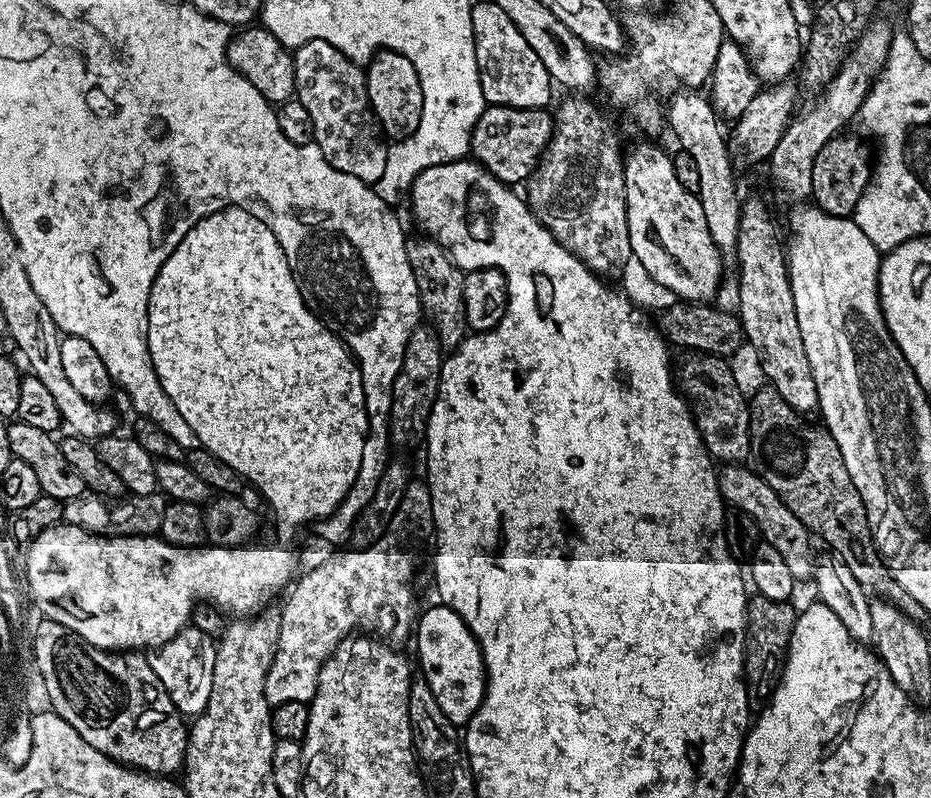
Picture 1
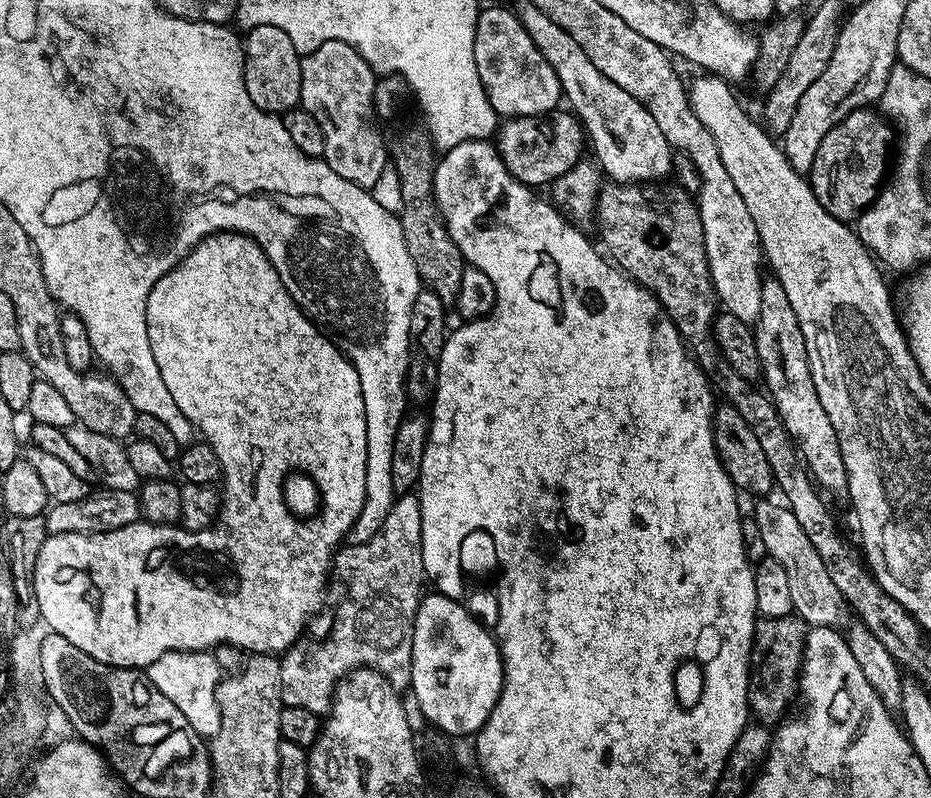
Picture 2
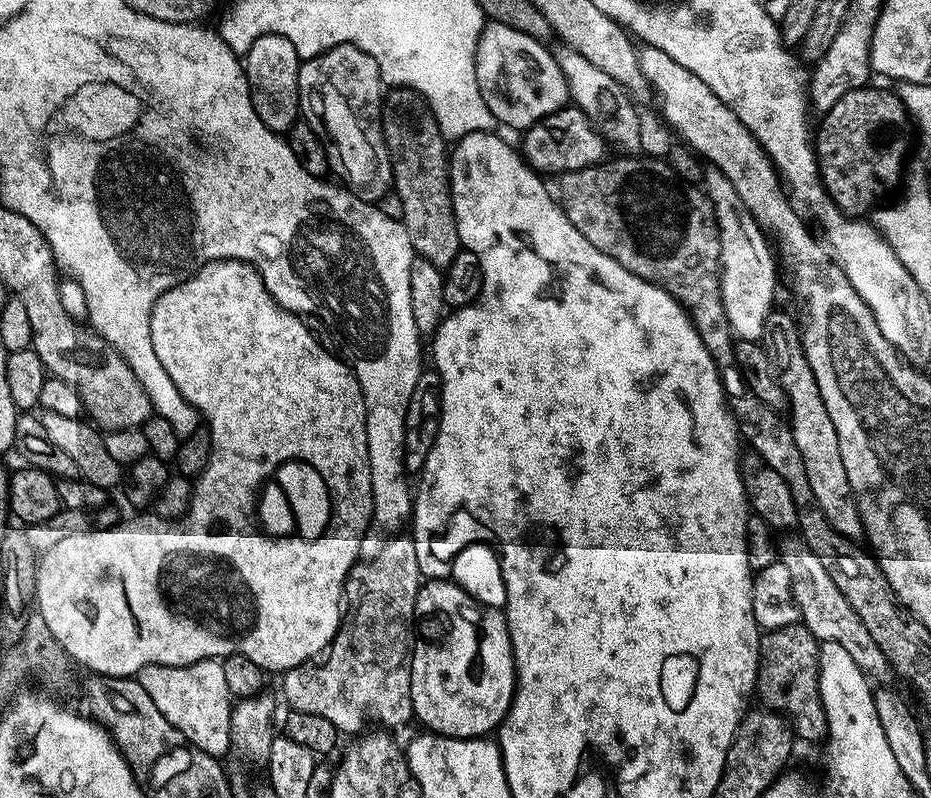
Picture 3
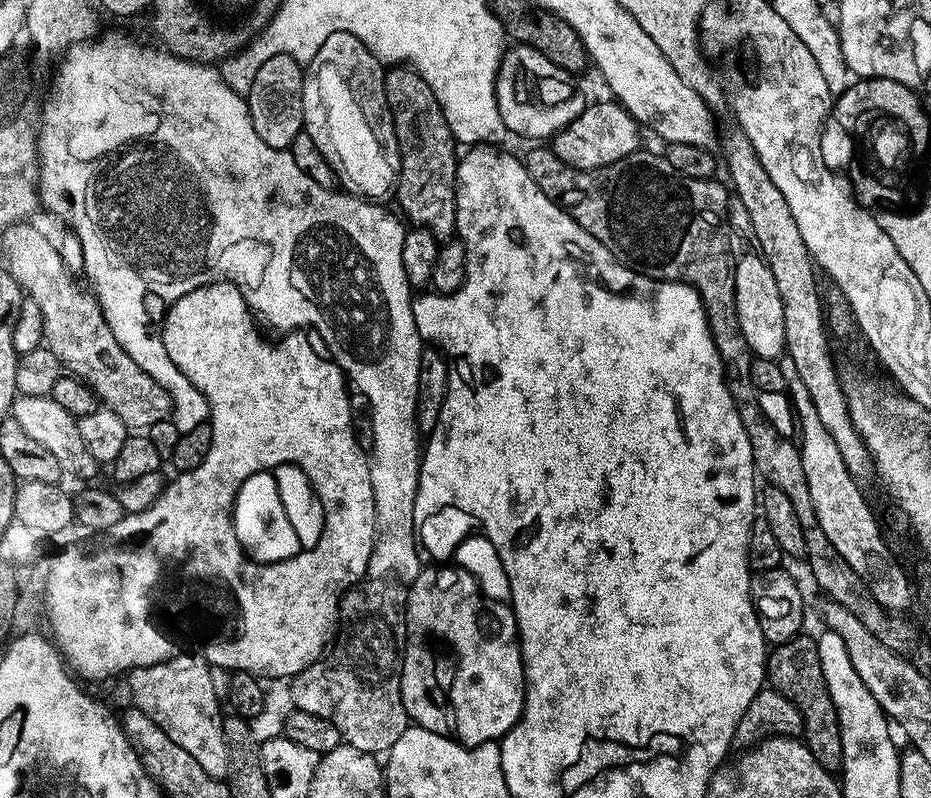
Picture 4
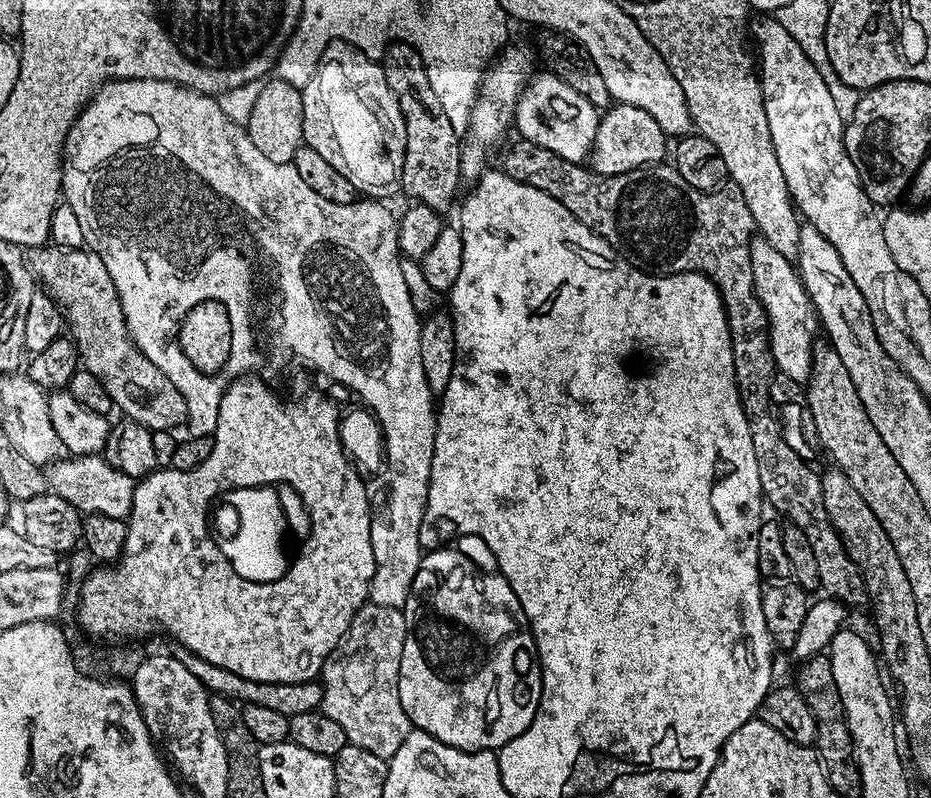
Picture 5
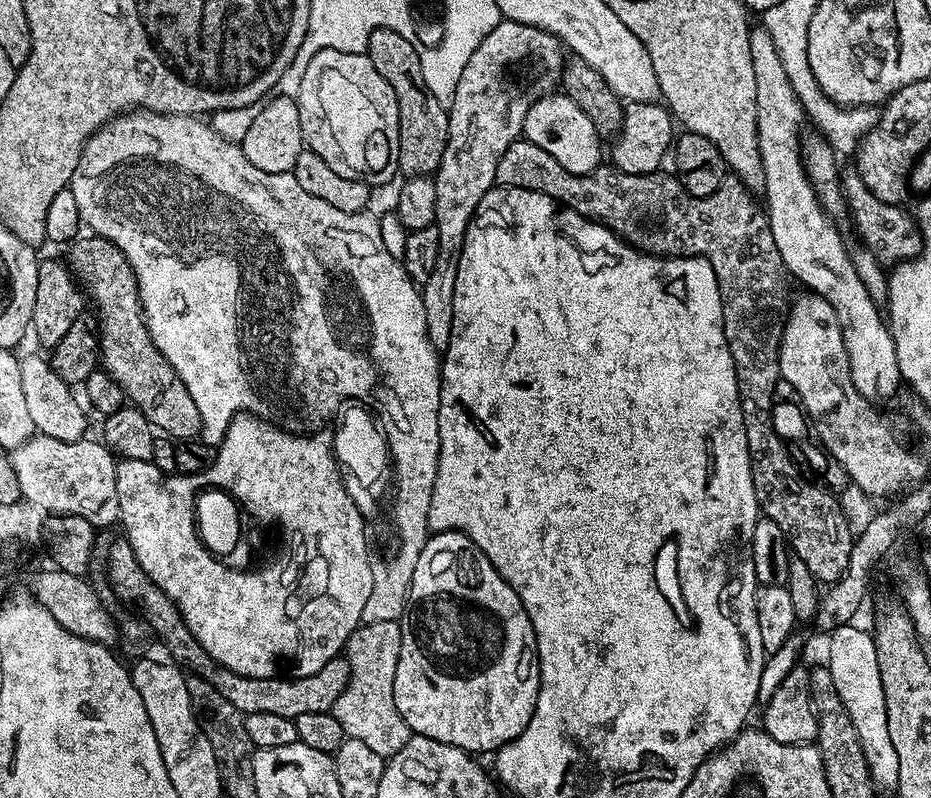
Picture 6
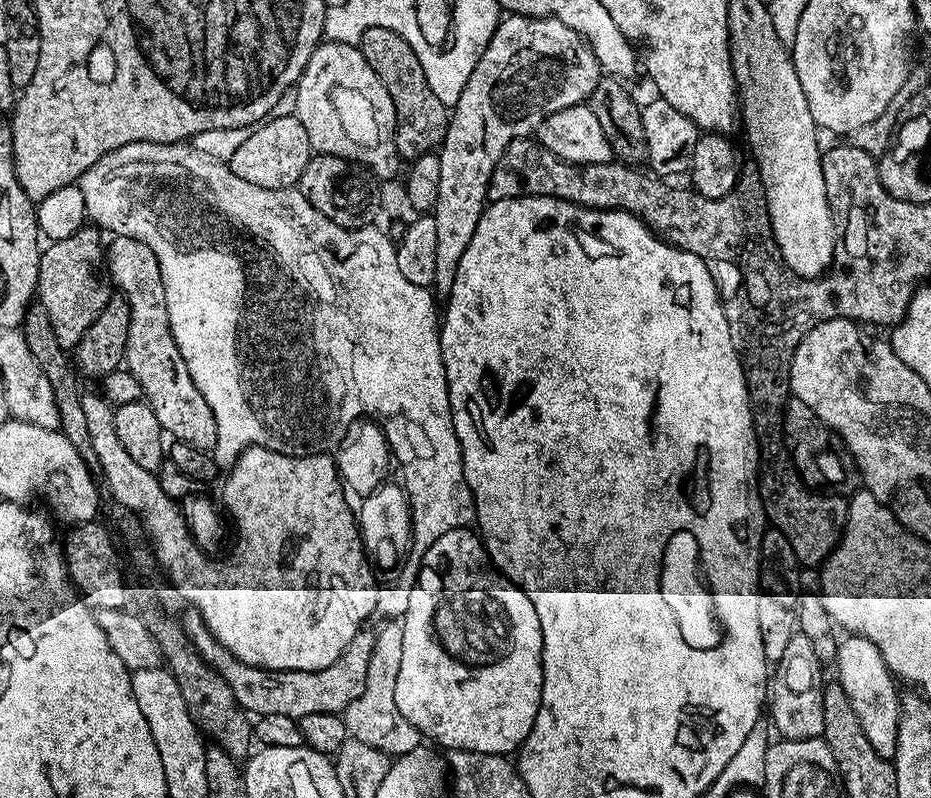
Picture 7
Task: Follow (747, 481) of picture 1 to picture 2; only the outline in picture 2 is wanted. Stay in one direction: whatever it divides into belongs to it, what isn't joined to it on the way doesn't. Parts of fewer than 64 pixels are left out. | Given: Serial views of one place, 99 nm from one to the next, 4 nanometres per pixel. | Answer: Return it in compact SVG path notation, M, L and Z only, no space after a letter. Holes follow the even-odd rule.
M768 498L759 499L755 503L757 505L752 512L752 518L758 523L767 555L786 566L793 613L799 616L805 625L813 628L836 628L840 623L843 625L844 612L846 613L844 599L838 586L834 586L834 581L830 579L830 574L826 574L826 566L822 563L818 550L814 550L814 542L803 532L791 508L783 503L780 505L770 501Z

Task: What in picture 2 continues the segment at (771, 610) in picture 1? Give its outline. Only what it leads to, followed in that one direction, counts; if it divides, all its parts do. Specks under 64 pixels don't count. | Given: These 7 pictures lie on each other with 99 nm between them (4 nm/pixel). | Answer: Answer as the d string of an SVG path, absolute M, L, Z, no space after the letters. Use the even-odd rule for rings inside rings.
M795 614L778 618L765 616L756 621L748 673L748 707L751 715L765 726L779 725L789 715L792 699L797 699L805 635L806 625Z

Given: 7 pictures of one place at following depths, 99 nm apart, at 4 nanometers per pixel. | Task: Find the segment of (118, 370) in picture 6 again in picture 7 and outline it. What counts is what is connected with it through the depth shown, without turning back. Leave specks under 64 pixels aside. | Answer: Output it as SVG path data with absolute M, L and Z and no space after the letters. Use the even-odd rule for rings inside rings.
M112 236L106 244L106 263L111 283L119 291L120 288L124 291L121 292L123 299L127 300L132 310L128 341L124 347L124 364L128 371L134 374L134 378L138 378L138 386L142 386L144 400L150 410L154 410L154 418L158 418L161 428L173 441L205 450L215 448L218 422L214 422L214 414L210 406L206 406L206 398L202 398L198 386L194 386L194 378L190 378L190 370L186 370L186 362L182 362L182 350L178 350L178 342L174 342L170 318L166 312L166 290L162 286L162 270L158 266L158 258L154 258L154 250L129 236Z

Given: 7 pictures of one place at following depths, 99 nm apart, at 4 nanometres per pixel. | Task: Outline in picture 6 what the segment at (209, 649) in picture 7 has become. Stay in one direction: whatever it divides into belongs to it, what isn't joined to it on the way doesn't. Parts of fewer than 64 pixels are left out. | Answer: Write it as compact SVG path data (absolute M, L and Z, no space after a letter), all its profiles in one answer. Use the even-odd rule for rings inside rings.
M127 538L112 540L110 556L108 558L107 576L112 584L112 591L124 604L131 606L144 620L153 627L155 639L168 651L167 659L179 666L185 673L202 678L226 698L235 708L244 713L245 716L252 714L278 714L282 718L295 721L298 714L318 714L319 712L331 712L334 702L338 702L338 694L346 690L350 678L350 666L347 659L337 658L326 662L322 670L313 676L298 676L295 678L281 678L271 676L270 678L250 678L242 674L234 674L222 662L210 658L206 650L202 650L202 642L190 634L190 626L182 618L177 610L176 604L152 579L142 570L134 550Z

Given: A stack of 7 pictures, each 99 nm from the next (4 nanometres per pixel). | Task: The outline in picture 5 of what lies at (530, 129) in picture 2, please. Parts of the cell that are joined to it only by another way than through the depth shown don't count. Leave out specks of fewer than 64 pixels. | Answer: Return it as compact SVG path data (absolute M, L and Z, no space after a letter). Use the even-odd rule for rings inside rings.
M616 102L596 121L596 140L592 143L590 167L592 171L603 176L626 174L626 170L647 168L648 165L665 159L664 143L666 137L662 126L658 126L658 122L650 118L646 110Z

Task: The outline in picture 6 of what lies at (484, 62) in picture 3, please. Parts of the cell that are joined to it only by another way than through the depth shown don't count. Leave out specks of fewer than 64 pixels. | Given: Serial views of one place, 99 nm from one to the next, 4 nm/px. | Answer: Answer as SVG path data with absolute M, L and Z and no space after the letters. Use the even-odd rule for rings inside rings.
M543 96L534 106L530 106L530 114L526 114L526 122L522 133L523 139L534 142L534 146L542 146L546 154L558 158L562 166L571 172L594 172L601 167L600 144L602 137L594 130L594 122L576 108L576 103L567 98L551 98Z

